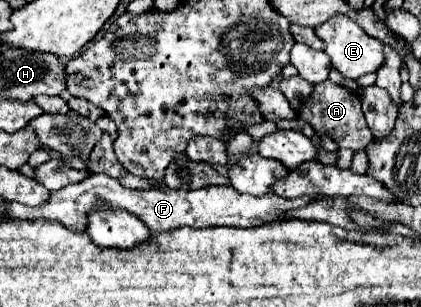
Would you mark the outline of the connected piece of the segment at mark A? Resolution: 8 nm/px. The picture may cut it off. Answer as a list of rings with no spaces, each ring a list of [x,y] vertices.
[[[329,79],[315,85],[311,99],[301,107],[299,117],[303,121],[307,121],[317,131],[317,135],[329,135],[331,139],[335,139],[339,147],[349,147],[353,151],[361,151],[373,139],[373,135],[365,123],[363,111],[361,111],[361,99],[353,91],[339,87],[339,85],[331,83]]]

